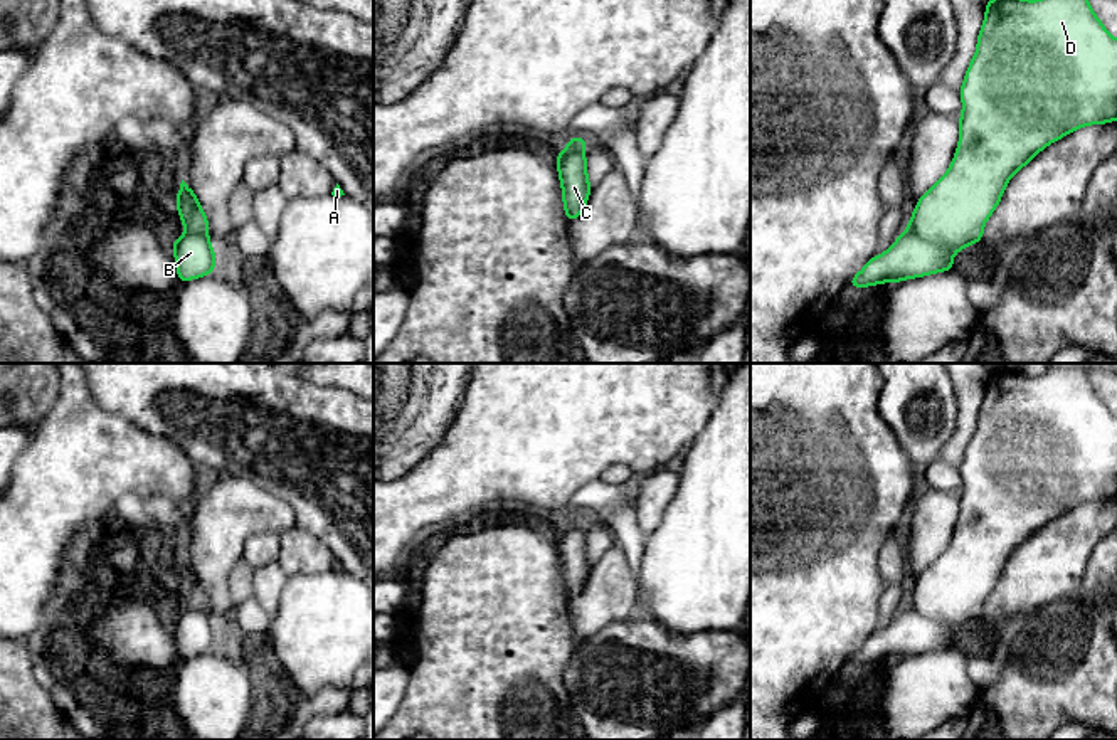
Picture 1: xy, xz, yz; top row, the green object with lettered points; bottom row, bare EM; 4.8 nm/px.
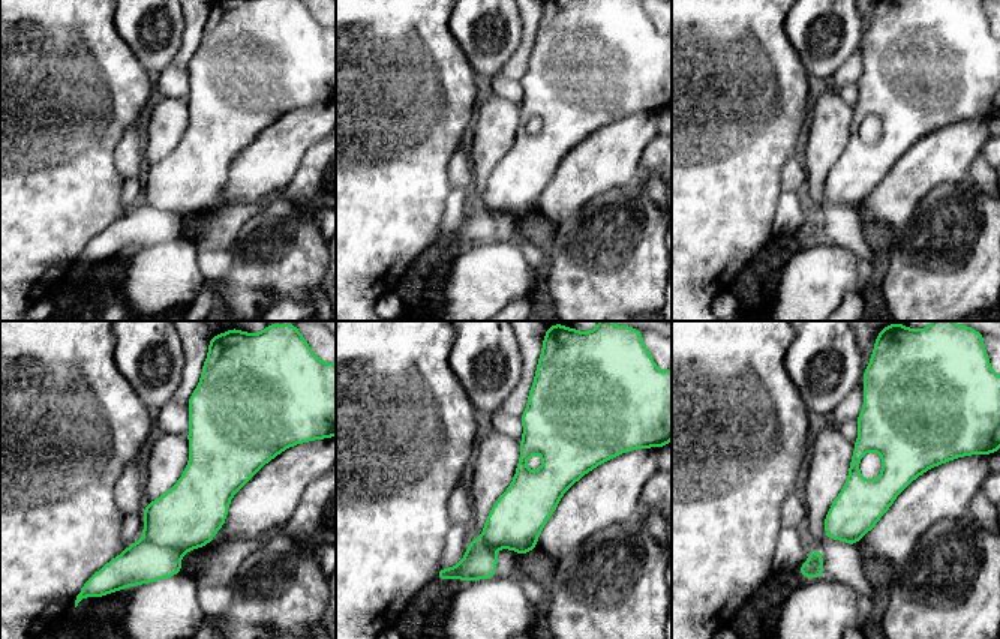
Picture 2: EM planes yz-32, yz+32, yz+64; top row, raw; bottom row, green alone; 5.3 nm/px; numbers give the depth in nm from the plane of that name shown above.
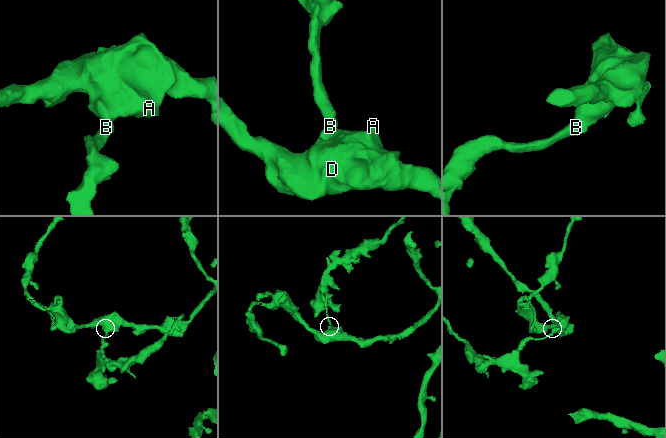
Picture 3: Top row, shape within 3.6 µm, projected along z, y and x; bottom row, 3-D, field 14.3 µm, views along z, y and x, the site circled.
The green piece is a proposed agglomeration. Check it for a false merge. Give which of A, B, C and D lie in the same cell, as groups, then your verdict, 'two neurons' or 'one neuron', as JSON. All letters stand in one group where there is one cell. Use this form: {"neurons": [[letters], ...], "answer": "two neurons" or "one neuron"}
{"neurons": [["A", "C", "D"], ["B"]], "answer": "two neurons"}

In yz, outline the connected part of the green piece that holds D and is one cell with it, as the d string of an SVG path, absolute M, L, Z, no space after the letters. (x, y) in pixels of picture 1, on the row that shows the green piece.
M987 0L976 54L959 87L959 143L947 172L920 195L908 229L954 254L982 242L984 225L1006 185L1040 151L1078 128L1117 121L1117 39L1095 15L1090 0Z

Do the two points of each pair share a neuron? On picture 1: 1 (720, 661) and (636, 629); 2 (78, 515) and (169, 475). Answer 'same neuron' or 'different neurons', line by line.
1: same neuron
2: same neuron

